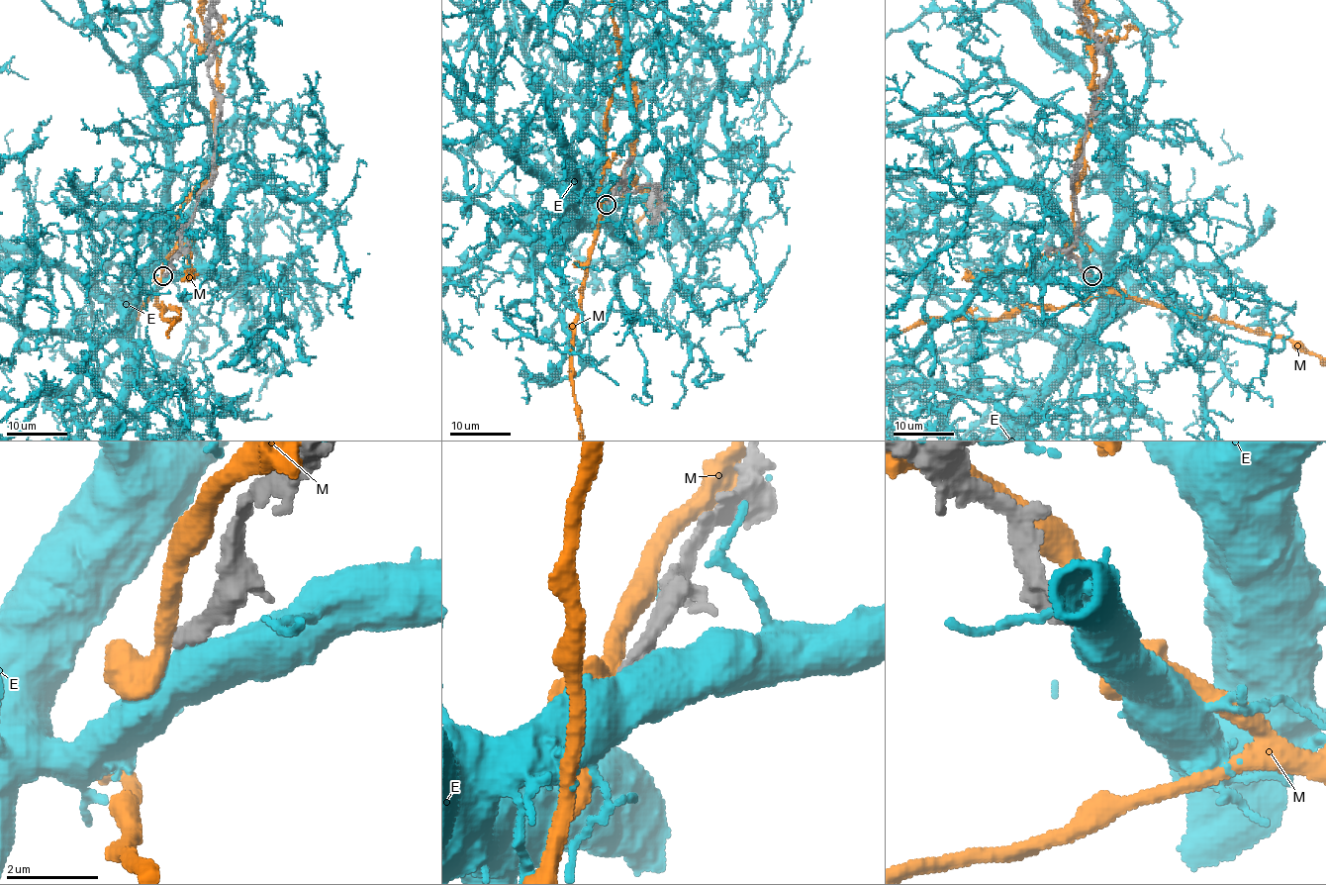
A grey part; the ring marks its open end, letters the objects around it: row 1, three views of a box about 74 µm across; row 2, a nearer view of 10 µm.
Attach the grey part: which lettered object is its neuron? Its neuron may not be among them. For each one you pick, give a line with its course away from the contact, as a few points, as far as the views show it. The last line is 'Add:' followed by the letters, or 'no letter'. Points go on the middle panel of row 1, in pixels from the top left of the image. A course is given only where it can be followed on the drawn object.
Add: no letter

